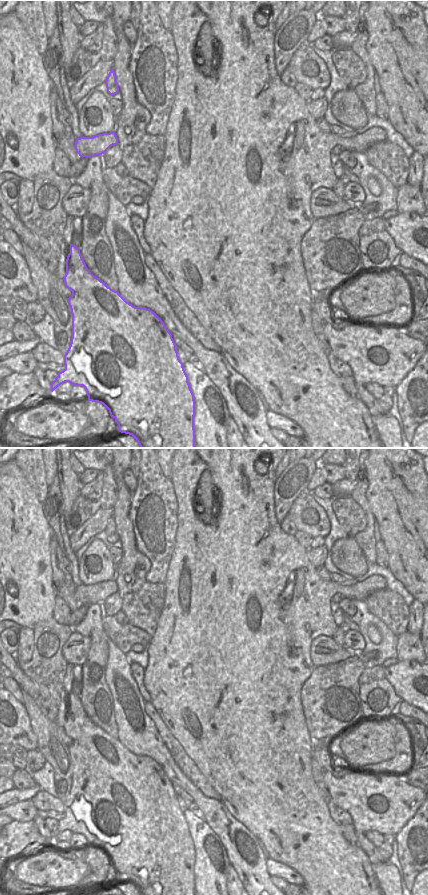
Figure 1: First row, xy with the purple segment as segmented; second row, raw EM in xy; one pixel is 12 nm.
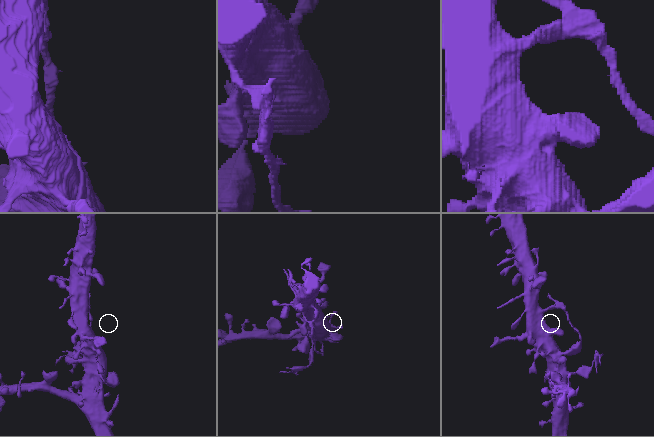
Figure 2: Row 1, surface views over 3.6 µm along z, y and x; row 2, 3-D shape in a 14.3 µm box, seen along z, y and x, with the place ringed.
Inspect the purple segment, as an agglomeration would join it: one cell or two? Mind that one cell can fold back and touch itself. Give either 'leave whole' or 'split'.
split

